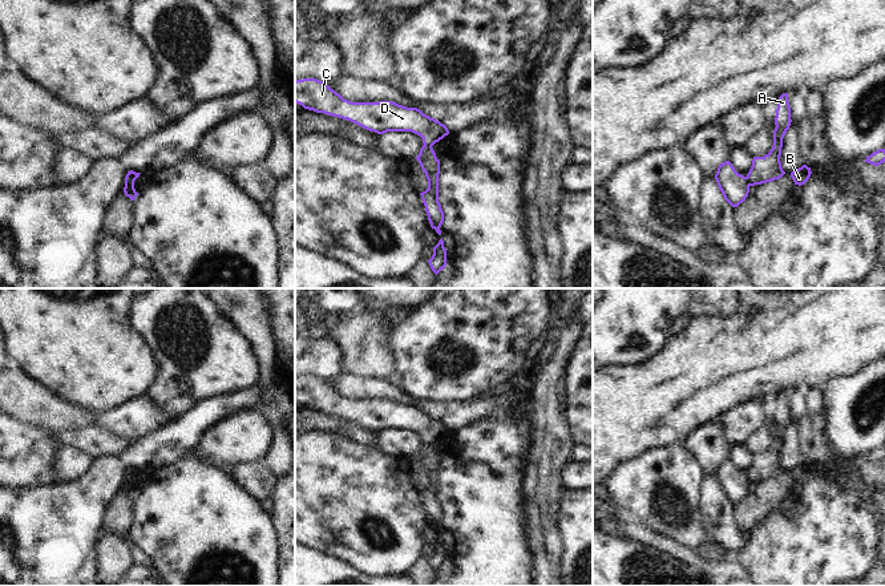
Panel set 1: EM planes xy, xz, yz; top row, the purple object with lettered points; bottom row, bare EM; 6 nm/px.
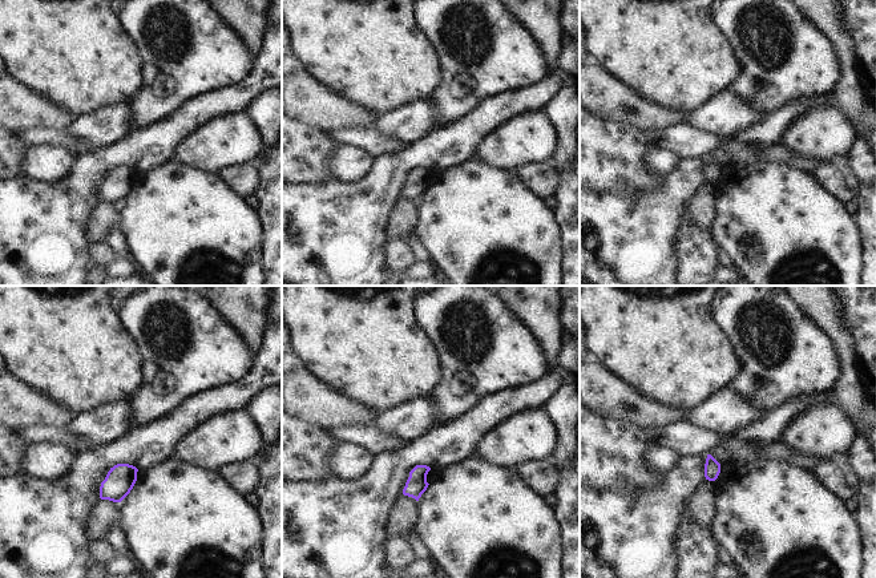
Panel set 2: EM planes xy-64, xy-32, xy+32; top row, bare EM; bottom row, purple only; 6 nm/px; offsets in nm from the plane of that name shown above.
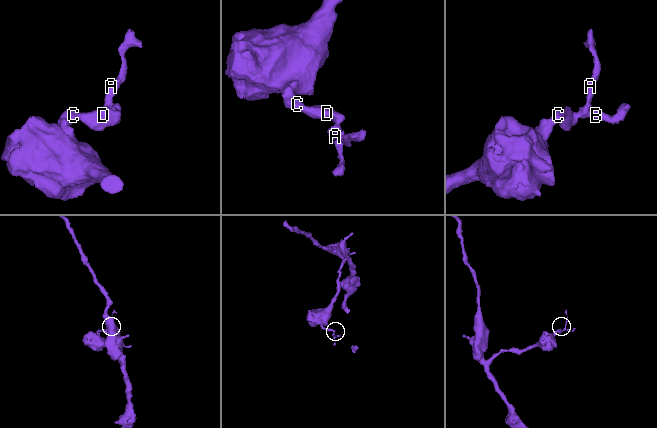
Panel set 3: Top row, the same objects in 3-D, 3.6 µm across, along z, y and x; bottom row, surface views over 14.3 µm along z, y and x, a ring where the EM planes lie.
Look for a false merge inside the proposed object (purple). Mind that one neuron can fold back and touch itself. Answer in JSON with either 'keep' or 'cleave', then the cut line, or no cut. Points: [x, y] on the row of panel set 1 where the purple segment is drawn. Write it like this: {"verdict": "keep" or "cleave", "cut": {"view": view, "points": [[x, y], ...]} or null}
{"verdict": "cleave", "cut": {"view": "yz", "points": [[746, 177], [750, 185]]}}

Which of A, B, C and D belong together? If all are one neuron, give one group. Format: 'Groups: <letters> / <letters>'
Groups: A B / C D

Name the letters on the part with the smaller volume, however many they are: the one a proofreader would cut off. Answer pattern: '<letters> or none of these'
A, B

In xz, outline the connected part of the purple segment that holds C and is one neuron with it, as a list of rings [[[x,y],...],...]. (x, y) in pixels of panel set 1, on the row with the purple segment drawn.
[[[316,78],[295,81],[295,102],[316,113],[348,120],[369,132],[412,132],[433,146],[449,134],[448,128],[417,108],[392,101],[351,102]]]

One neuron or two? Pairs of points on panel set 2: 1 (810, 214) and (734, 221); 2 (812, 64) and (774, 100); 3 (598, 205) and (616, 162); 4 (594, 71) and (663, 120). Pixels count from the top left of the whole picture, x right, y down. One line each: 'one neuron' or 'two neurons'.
1: one neuron
2: one neuron
3: two neurons
4: one neuron

